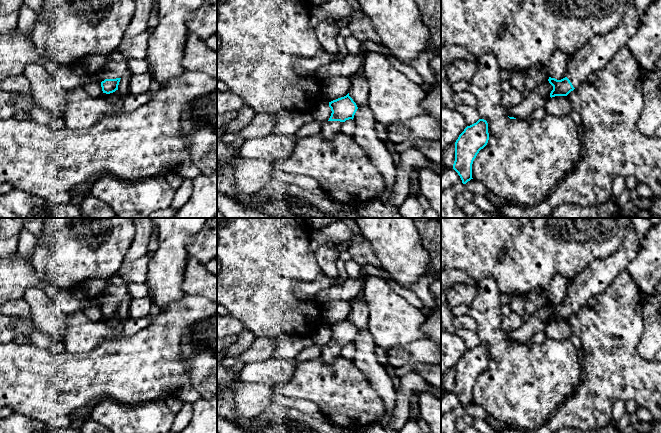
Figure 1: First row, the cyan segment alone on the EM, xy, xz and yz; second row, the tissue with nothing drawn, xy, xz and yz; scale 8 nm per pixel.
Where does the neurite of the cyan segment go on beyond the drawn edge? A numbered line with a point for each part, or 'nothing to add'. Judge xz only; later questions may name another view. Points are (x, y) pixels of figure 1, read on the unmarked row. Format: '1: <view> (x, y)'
1: xz (330, 353)

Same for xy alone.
1: xy (116, 290)

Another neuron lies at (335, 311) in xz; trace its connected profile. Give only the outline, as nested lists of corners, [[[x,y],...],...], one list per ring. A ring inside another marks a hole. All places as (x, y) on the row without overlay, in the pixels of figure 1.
[[[334,300],[322,306],[324,319],[329,326],[346,320],[351,313],[352,305],[349,301]]]

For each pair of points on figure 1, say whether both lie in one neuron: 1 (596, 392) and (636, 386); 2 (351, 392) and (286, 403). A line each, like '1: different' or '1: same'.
1: same
2: different

